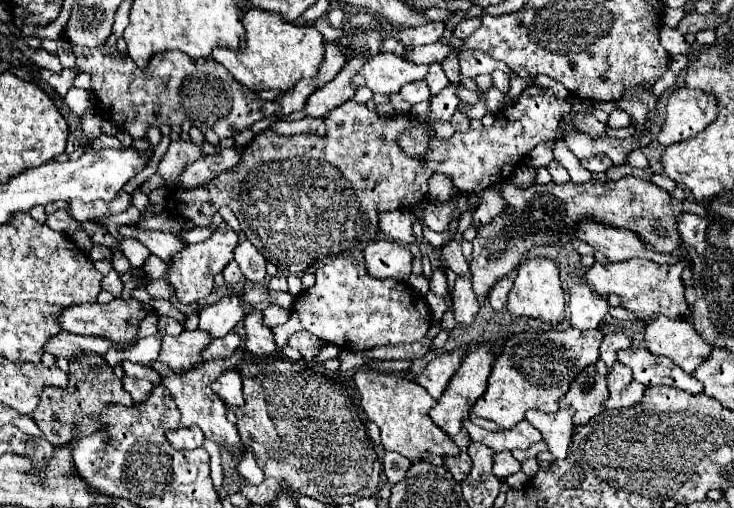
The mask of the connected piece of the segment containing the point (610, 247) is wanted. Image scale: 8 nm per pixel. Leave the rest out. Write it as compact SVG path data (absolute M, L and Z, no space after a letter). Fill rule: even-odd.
M580 224L576 238L590 244L594 250L602 252L608 260L626 260L630 256L644 256L646 260L660 264L674 264L678 260L688 260L684 256L660 254L650 250L634 232L622 228L608 228L606 224Z

